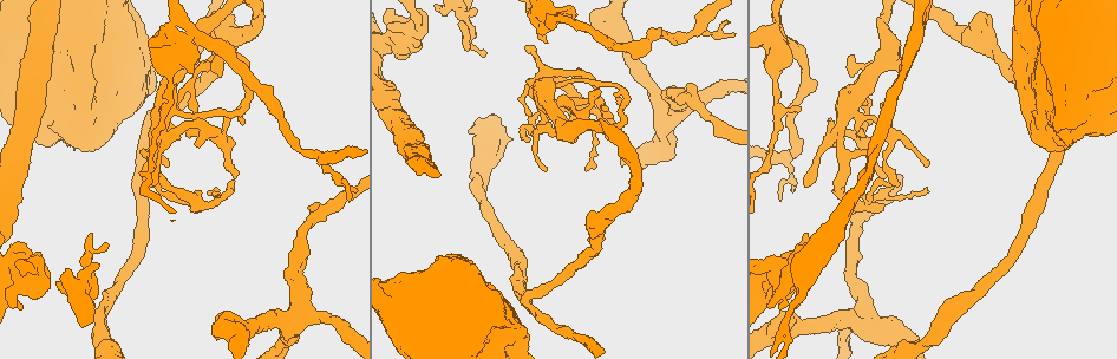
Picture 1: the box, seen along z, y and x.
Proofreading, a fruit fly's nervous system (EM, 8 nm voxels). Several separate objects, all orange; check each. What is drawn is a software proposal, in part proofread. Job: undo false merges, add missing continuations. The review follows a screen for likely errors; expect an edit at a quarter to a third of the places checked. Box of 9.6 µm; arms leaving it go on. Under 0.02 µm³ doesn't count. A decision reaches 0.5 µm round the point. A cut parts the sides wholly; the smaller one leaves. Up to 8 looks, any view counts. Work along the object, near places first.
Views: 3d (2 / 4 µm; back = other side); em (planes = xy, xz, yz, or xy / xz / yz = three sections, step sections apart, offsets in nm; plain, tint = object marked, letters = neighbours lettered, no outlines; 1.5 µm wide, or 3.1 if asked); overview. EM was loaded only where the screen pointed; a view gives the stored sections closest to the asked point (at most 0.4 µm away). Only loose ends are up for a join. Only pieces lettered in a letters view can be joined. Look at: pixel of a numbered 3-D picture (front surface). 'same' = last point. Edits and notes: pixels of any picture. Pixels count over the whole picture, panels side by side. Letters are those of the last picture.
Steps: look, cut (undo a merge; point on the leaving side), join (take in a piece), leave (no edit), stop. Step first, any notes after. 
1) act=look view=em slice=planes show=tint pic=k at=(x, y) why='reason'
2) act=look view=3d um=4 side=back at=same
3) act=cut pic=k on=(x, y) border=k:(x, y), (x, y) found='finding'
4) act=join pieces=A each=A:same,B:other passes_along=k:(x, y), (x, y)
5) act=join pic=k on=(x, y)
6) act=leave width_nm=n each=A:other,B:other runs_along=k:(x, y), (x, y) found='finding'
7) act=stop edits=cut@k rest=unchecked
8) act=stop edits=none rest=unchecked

act=look view=3d um=4 pic=1 at=(469, 45) why='an open end'

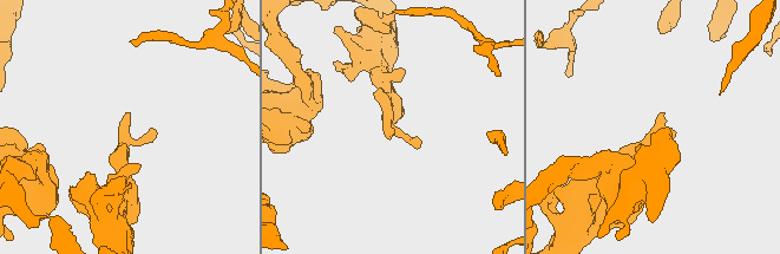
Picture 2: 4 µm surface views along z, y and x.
act=look view=em slice=planes show=letters pic=2 at=(658, 117) why='now the EM'

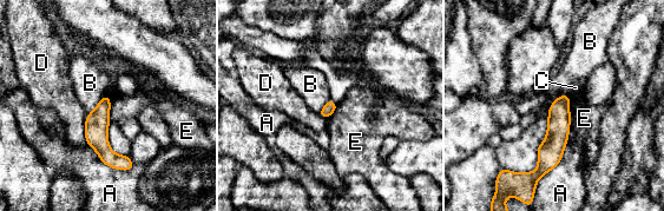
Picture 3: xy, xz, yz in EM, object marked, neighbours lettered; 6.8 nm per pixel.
act=leave each=A:other,B:other,C:other,D:other,E:other runs_along=3:(566, 98), (539, 173) found='none of them fits'

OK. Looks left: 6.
act=look view=em slice=planes show=letters pic=1 at=(197, 115) why='touches itself'

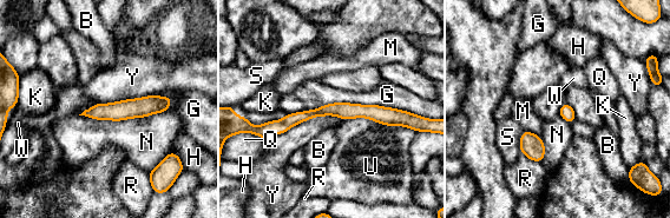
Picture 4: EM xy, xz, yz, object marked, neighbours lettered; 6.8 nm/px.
act=leave each=B:other,G:other,H:other,K:other,M:other,N:other,Q:other,R:other,S:other,U:other,W:other,Y:other runs_along=4:(402, 116), (323, 110), (263, 127) found='all the same neuron'

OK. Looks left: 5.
act=look view=3d um=2 pic=1 at=(311, 209) why='an open end'

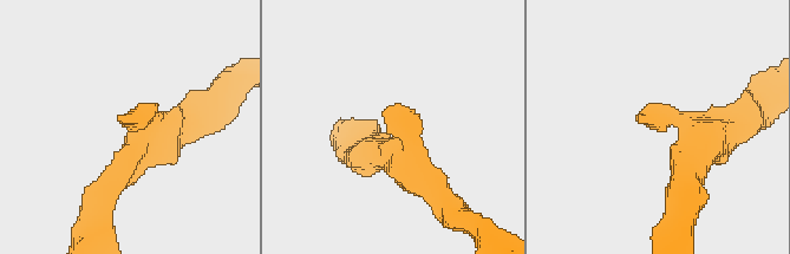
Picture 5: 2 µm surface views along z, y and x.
act=look view=em slice=planes show=plain pic=5 at=(639, 114)

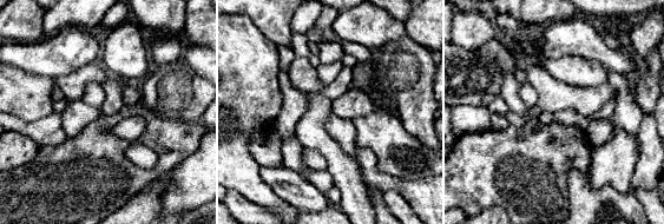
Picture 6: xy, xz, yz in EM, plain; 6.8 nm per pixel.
act=look view=em slice=planes show=letters at=same why='see the neighbours'

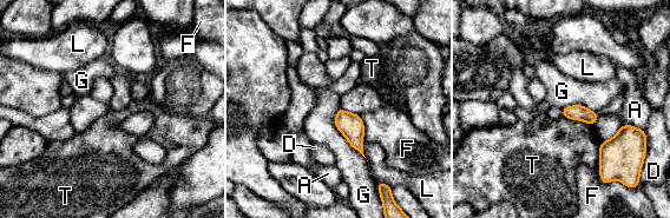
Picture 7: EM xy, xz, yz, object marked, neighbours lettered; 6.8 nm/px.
act=leave width_nm=110 each=A:other,D:other,F:other,G:other,L:other,T:other border=7:(340, 106), (334, 125), (365, 158) found='no lettered piece goes on from it'

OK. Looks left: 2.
act=stop edits=none rest=unchecked

